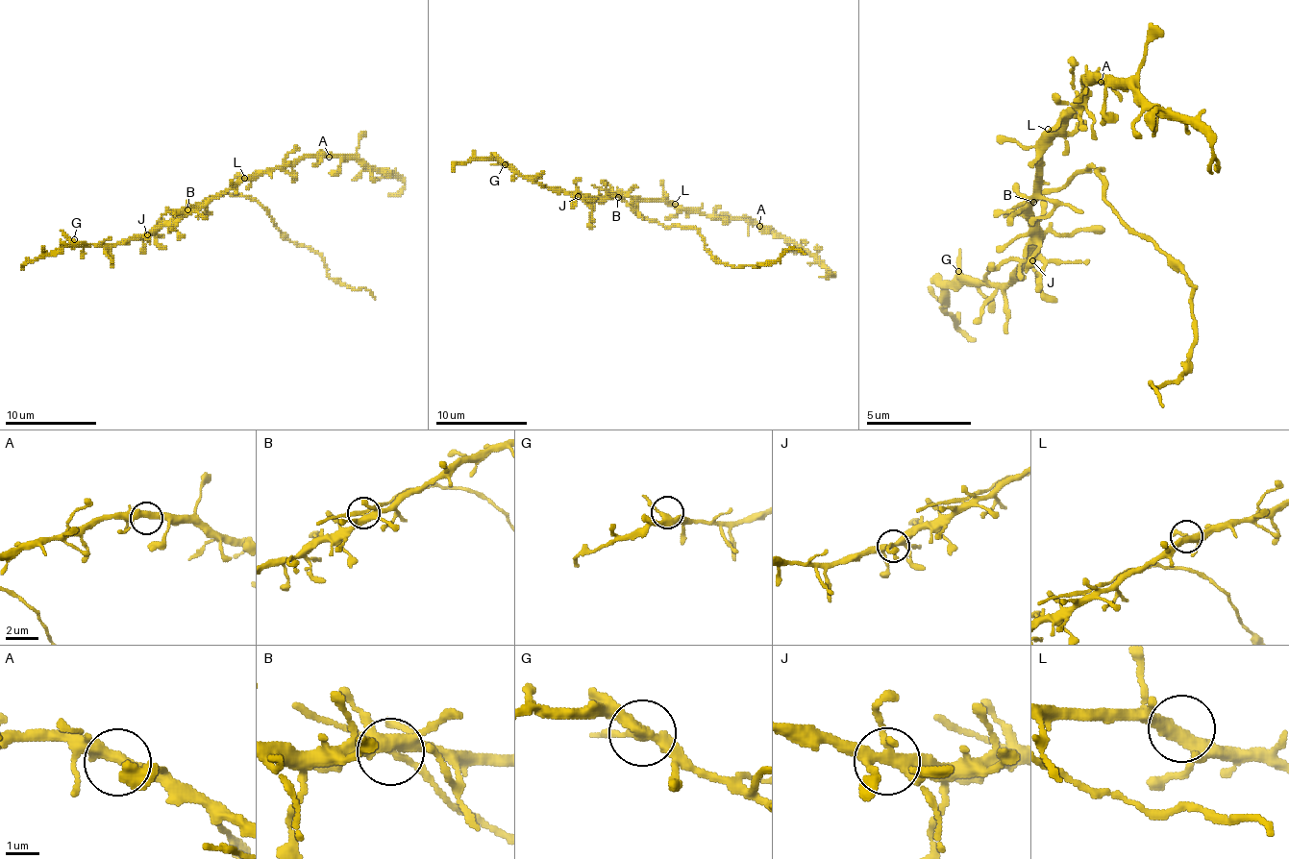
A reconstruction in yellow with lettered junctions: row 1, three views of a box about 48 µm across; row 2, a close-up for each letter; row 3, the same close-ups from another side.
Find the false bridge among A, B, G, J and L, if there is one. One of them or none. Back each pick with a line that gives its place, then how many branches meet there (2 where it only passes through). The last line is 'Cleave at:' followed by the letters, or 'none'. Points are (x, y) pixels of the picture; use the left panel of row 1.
Cleave at: none

